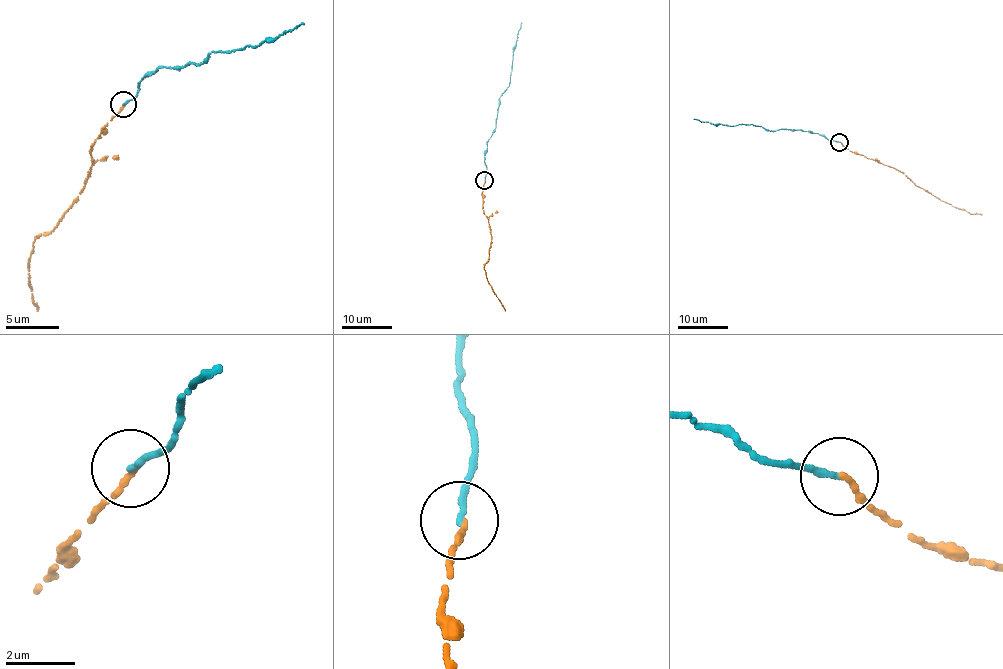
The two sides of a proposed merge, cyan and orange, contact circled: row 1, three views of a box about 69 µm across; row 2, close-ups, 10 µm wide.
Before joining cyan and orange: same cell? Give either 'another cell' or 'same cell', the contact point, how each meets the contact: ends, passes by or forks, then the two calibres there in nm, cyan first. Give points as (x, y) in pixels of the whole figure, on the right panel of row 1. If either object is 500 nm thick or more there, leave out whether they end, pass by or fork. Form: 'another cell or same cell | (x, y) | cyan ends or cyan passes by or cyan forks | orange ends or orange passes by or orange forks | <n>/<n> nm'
same cell | (839, 142) | cyan ends | orange ends | 190/160 nm

